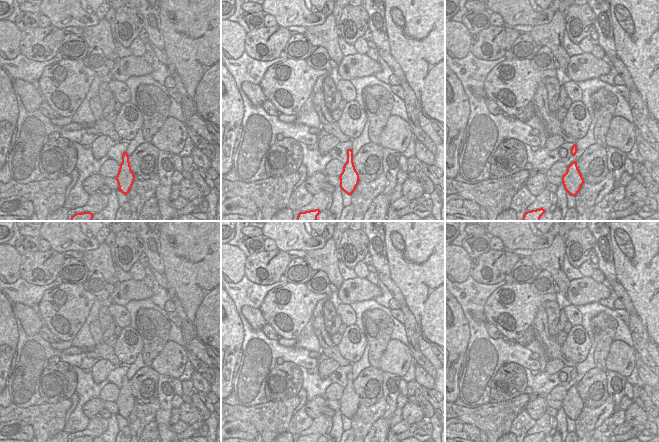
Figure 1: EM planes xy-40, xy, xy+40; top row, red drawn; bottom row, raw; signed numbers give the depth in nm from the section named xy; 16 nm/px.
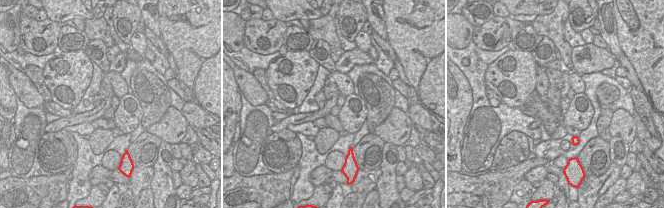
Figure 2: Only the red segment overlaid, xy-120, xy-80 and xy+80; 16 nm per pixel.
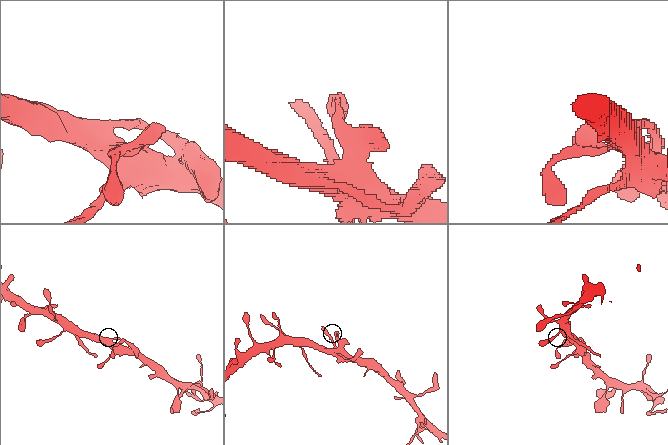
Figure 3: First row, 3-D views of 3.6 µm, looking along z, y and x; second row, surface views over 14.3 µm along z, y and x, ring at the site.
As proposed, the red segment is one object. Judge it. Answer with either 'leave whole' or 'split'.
leave whole

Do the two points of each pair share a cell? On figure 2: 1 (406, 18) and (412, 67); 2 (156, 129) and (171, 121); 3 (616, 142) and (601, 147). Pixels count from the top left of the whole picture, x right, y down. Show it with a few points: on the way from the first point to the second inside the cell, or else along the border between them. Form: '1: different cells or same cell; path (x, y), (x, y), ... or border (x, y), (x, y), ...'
1: same cell; path (412, 30), (412, 55)
2: same cell; path (160, 129), (164, 129), (168, 125)
3: different cells; border (607, 142), (611, 161)

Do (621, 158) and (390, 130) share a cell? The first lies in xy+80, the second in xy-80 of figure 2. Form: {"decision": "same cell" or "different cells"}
{"decision": "different cells"}

